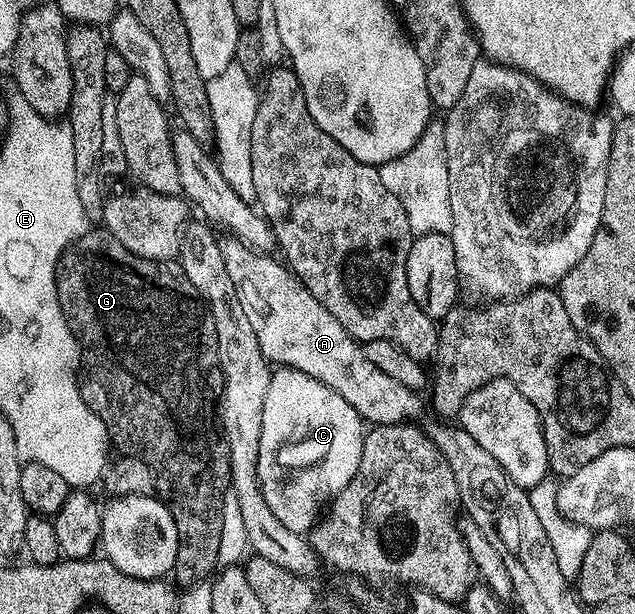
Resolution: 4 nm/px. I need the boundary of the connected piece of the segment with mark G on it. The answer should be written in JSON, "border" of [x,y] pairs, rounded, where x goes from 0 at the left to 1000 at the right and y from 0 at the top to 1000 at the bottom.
{"border":[[[137,375],[128,388],[118,391],[98,412],[88,440],[88,472],[101,518],[107,528],[117,528],[113,544],[129,547],[129,555],[123,559],[123,564],[129,572],[126,580],[126,630],[132,655],[154,676],[157,687],[164,687],[167,705],[173,708],[175,725],[191,741],[220,746],[243,769],[247,813],[261,822],[261,829],[266,831],[277,850],[280,894],[277,896],[271,945],[282,959],[301,959],[306,953],[326,946],[345,923],[342,904],[345,901],[346,866],[351,862],[353,808],[364,793],[362,741],[346,702],[345,686],[340,682],[346,671],[350,598],[343,588],[343,552],[340,550],[337,520],[331,510],[331,497],[324,493],[315,472],[309,472],[309,466],[302,466],[302,459],[296,459],[296,453],[279,428],[220,420],[195,401],[189,401],[189,394],[183,394],[183,388],[165,375]]]}

